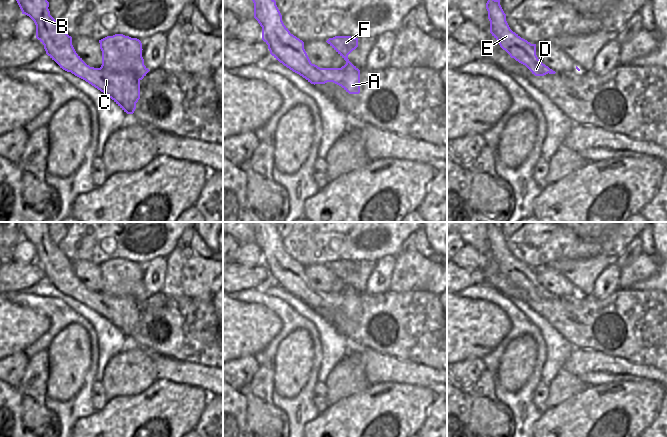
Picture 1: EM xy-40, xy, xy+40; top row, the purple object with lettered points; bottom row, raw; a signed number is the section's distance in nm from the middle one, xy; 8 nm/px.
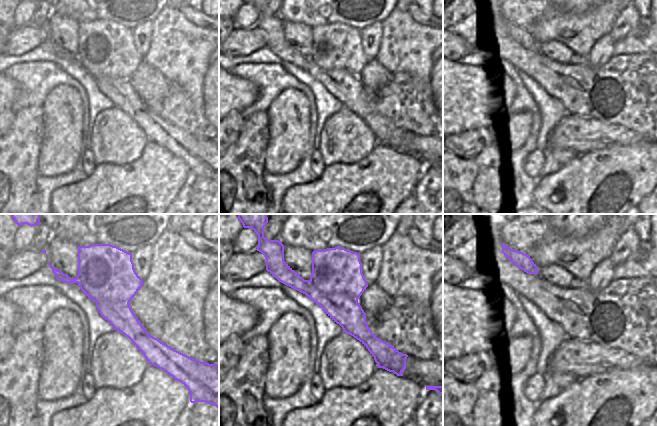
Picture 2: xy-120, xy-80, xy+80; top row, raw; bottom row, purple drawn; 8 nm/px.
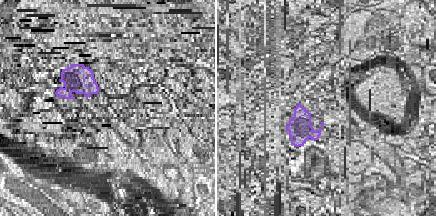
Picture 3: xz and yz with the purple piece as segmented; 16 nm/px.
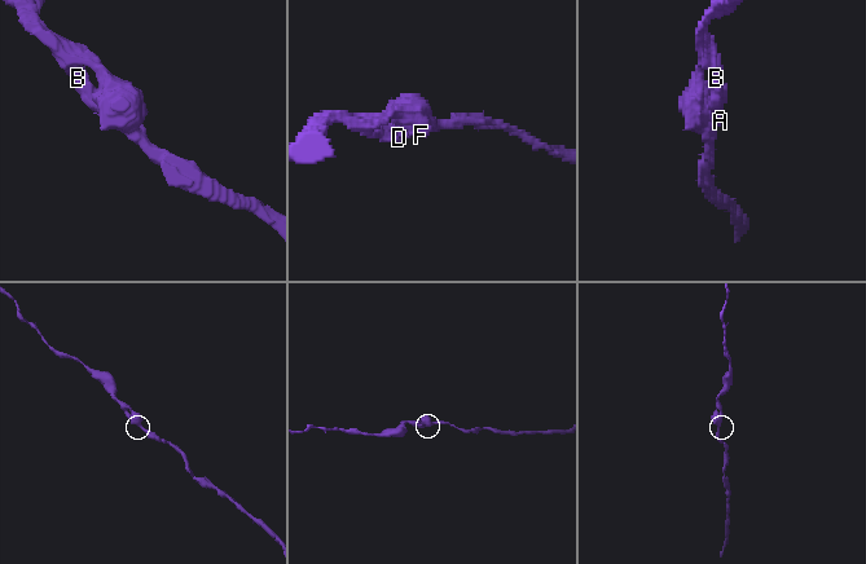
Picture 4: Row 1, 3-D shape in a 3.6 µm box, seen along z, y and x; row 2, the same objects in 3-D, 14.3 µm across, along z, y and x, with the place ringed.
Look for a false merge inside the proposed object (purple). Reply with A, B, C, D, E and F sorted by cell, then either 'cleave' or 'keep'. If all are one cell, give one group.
A B C D E F; keep

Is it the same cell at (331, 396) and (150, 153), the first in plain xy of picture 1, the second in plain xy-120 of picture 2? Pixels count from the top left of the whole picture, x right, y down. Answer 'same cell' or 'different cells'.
different cells

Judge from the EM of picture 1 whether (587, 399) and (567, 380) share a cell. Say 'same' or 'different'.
different

